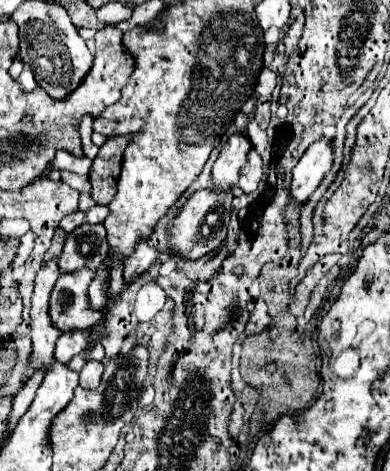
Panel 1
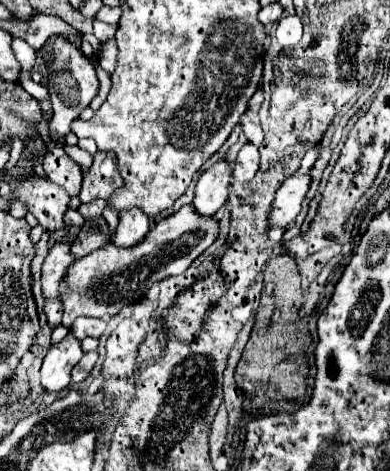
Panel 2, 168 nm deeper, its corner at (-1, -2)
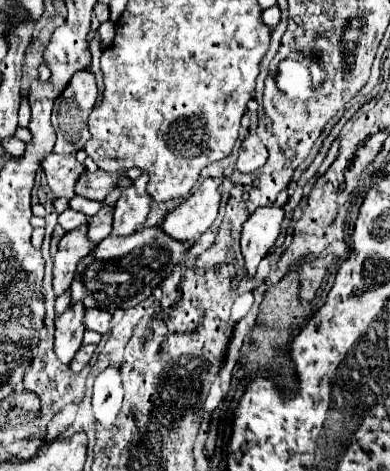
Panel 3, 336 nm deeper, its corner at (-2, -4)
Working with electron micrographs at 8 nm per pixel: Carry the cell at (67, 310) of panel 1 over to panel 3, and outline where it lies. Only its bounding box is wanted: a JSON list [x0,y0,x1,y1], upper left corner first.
[70,225,190,313]

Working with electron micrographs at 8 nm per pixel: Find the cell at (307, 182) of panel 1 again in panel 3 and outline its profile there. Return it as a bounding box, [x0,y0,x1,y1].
[242,203,284,275]

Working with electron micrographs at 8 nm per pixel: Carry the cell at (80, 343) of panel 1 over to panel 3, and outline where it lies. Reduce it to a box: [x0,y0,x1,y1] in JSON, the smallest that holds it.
[84,309,112,335]

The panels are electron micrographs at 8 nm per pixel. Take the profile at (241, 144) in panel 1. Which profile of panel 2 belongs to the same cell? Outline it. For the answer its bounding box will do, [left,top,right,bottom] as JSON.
[191,161,231,217]

